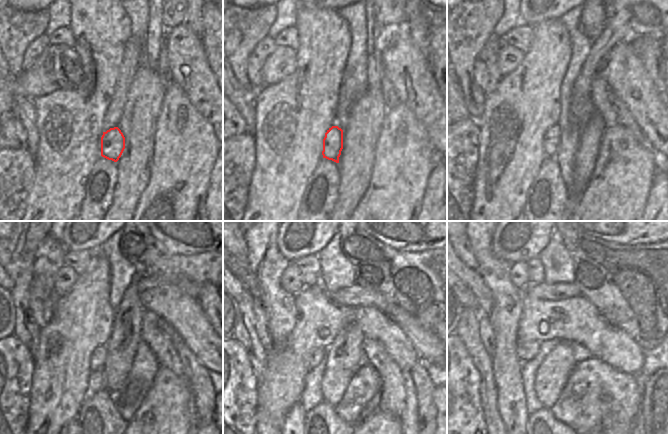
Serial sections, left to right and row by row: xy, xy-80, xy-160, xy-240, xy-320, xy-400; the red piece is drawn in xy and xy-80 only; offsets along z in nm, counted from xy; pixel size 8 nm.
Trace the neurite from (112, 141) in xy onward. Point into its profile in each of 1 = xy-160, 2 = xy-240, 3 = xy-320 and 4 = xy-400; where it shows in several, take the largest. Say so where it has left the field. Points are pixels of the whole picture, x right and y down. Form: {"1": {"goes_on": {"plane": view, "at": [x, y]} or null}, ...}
{"1": {"goes_on": {"plane": "xy-160", "at": [552, 138]}}, "2": {"goes_on": {"plane": "xy-240", "at": [98, 357]}}, "3": {"goes_on": {"plane": "xy-320", "at": [313, 358]}}, "4": {"goes_on": {"plane": "xy-400", "at": [526, 351]}}}

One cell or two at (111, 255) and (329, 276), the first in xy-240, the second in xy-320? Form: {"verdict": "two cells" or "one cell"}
{"verdict": "one cell"}

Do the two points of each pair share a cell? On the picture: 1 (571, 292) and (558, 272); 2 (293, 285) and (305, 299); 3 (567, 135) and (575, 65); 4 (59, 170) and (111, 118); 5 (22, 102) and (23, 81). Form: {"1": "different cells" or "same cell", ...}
{"1": "different cells", "2": "different cells", "3": "same cell", "4": "different cells", "5": "different cells"}

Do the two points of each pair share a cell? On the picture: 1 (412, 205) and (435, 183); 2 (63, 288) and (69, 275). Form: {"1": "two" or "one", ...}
{"1": "two", "2": "one"}

